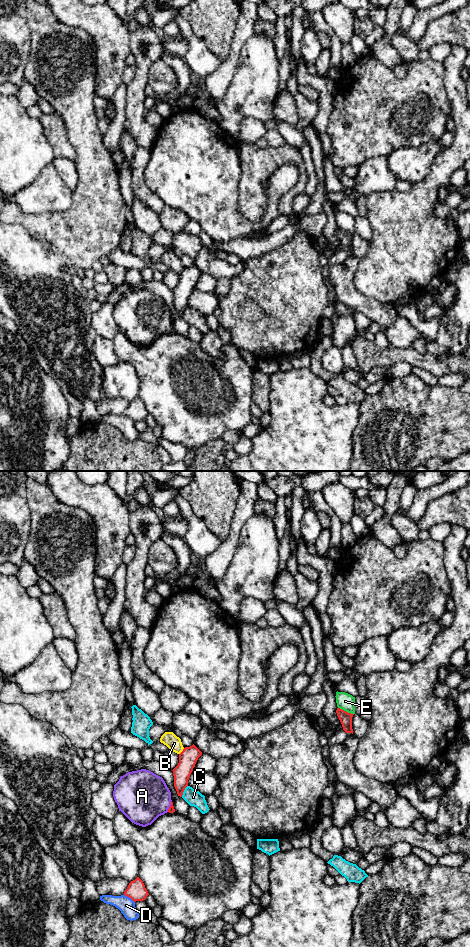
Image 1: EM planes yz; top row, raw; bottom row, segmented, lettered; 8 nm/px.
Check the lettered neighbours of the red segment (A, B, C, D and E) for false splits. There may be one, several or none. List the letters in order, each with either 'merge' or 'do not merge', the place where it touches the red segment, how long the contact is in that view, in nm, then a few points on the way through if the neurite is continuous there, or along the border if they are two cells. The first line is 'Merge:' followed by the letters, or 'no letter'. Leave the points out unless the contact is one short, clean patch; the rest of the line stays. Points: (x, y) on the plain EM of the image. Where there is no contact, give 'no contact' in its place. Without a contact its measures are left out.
Merge: no letter
A: do not merge | yz (170, 326) | 100 nm
B: do not merge | yz (182, 271) | 70 nm | along yz (184, 268), (179, 274)
C: do not merge | yz (183, 311) | 110 nm | along yz (187, 305), (181, 316)
D: do not merge | yz (129, 417) | 110 nm
E: do not merge | yz (345, 231) | 140 nm | along yz (338, 227), (353, 234)

